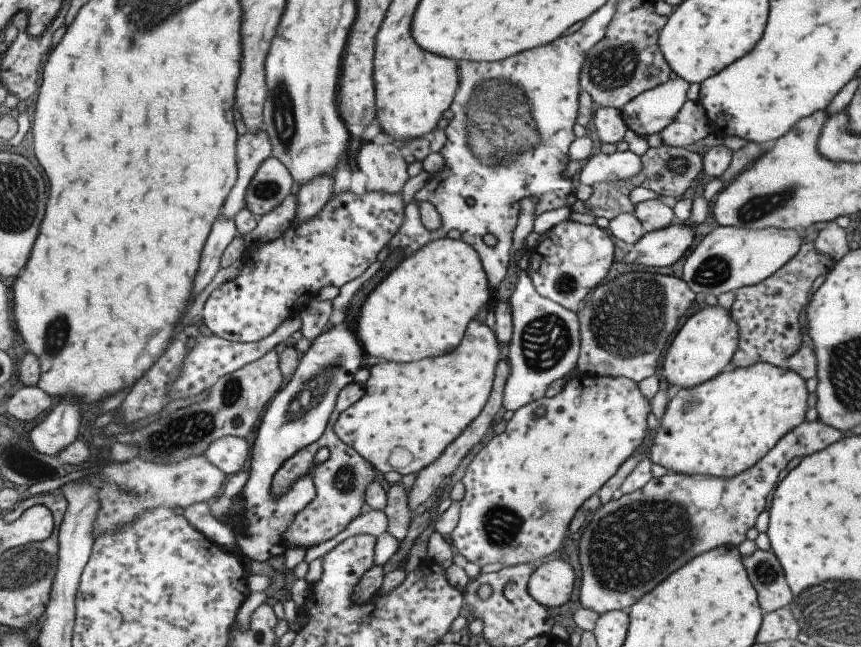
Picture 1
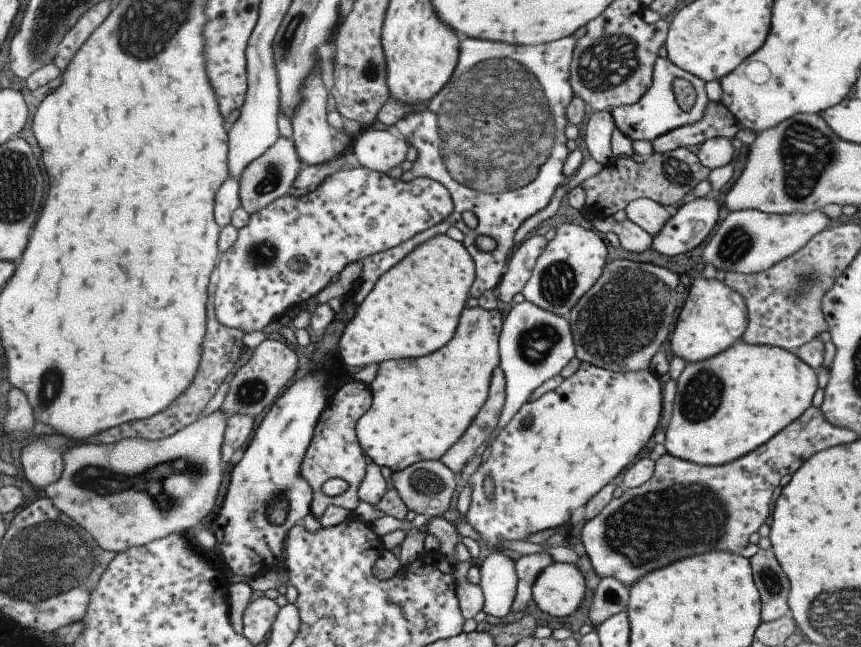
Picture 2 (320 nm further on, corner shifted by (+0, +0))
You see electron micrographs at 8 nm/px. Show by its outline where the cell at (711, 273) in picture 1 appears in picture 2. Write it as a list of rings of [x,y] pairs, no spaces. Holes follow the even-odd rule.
[[[757,209],[729,211],[715,232],[709,236],[701,254],[705,264],[711,264],[716,270],[735,271],[753,274],[766,271],[767,268],[798,251],[819,231],[827,228],[830,218],[819,210],[806,213],[776,215]]]

